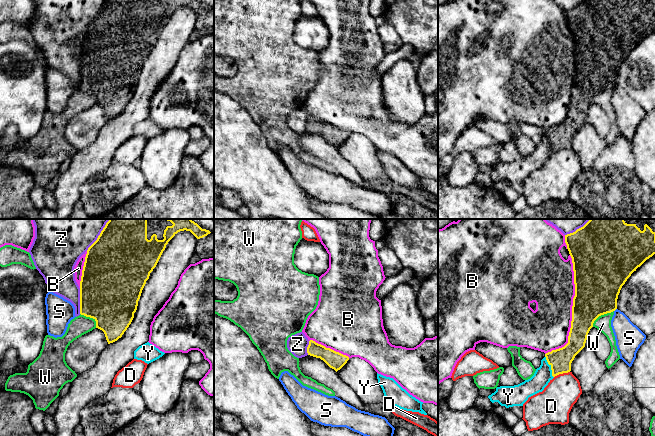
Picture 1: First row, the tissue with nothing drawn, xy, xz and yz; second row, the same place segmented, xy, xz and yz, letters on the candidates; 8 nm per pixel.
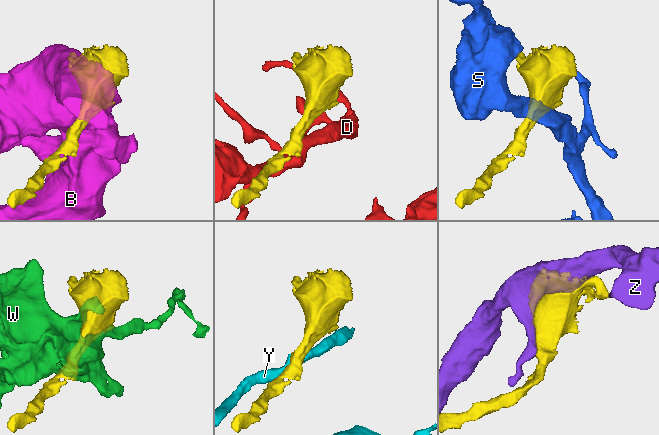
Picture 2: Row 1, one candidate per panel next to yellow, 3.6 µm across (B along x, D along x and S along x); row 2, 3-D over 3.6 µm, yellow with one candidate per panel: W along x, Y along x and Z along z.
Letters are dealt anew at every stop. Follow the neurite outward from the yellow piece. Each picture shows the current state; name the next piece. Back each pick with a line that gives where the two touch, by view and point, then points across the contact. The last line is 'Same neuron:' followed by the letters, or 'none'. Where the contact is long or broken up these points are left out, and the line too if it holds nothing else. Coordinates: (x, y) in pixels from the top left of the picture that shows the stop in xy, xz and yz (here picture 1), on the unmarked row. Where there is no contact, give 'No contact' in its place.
Same neuron: none

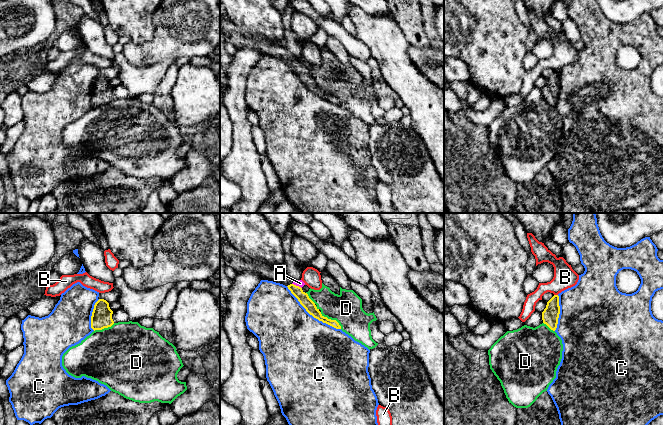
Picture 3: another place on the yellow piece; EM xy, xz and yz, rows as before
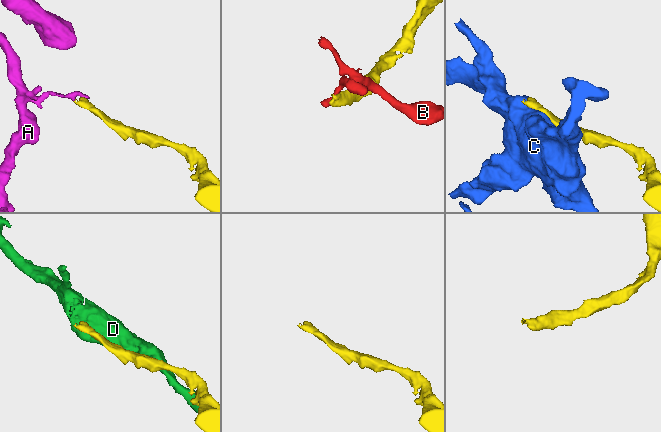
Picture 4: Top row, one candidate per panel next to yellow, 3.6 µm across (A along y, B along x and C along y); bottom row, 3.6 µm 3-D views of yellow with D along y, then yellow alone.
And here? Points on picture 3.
Same neuron: none

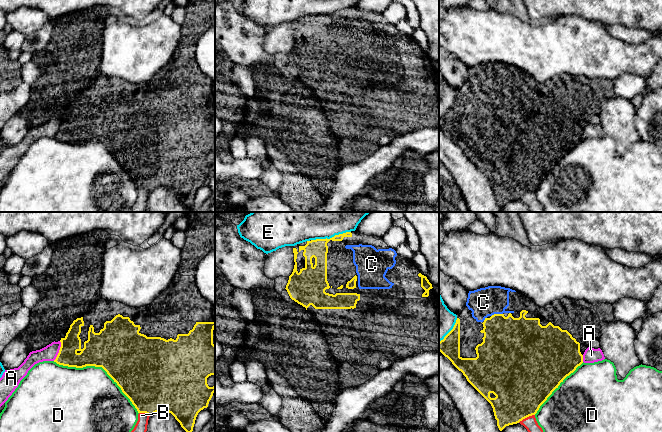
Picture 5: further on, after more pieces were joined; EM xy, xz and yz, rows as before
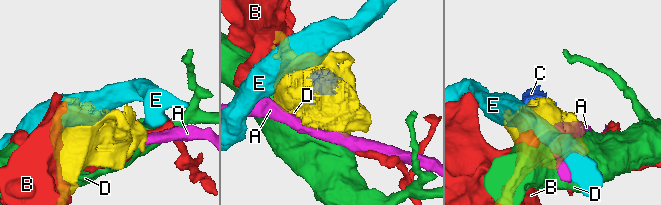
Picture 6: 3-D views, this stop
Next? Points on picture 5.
C: Touches yellow at yz (496, 90)
Same neuron: C

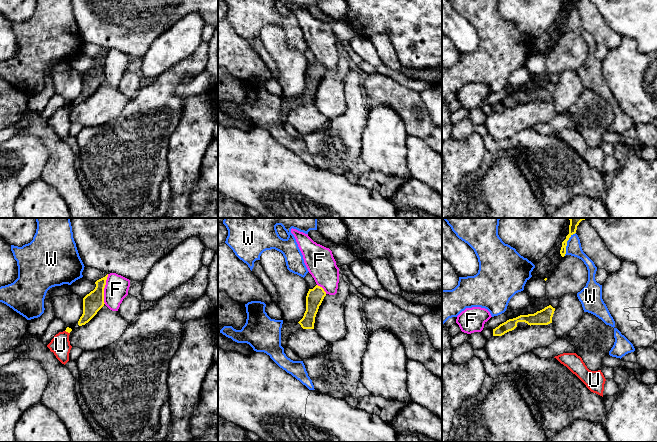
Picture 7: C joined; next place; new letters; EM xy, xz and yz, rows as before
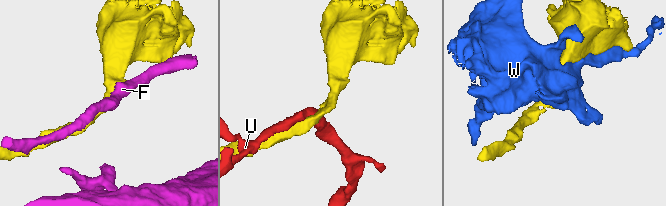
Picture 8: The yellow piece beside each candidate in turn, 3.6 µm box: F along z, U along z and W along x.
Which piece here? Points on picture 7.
Same neuron: none

